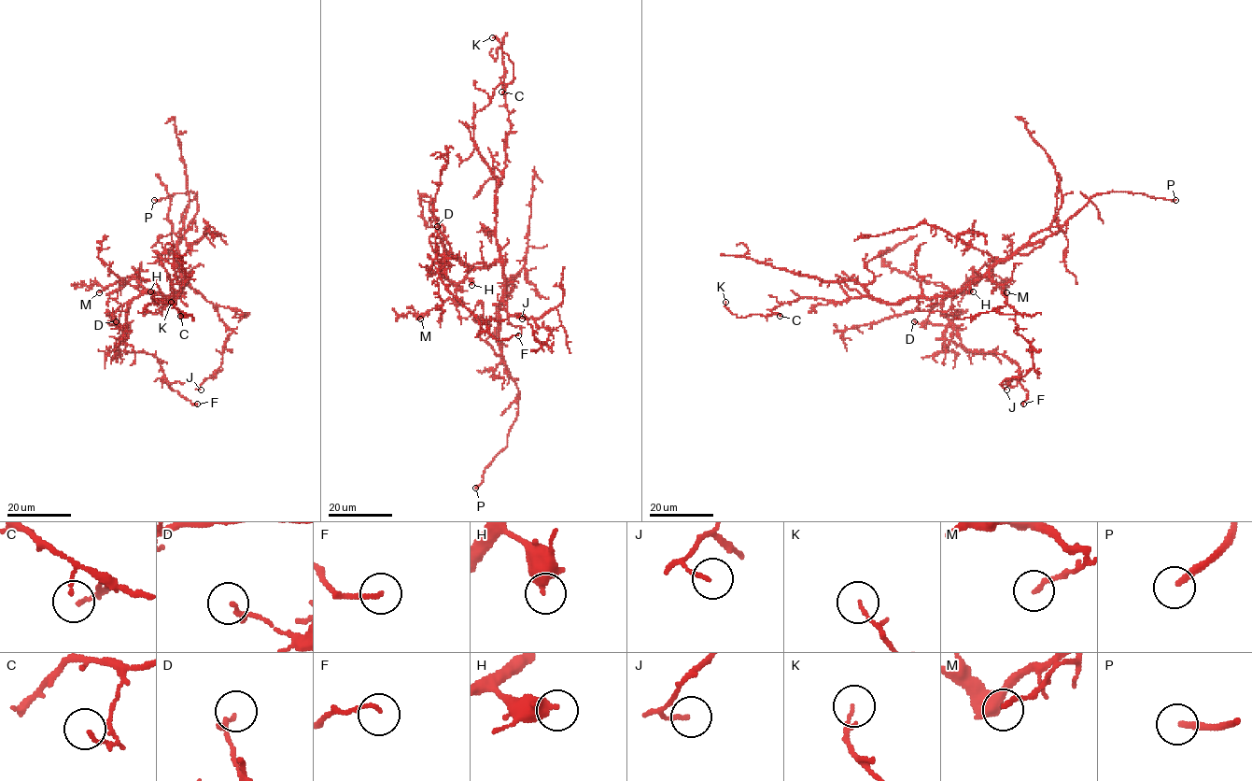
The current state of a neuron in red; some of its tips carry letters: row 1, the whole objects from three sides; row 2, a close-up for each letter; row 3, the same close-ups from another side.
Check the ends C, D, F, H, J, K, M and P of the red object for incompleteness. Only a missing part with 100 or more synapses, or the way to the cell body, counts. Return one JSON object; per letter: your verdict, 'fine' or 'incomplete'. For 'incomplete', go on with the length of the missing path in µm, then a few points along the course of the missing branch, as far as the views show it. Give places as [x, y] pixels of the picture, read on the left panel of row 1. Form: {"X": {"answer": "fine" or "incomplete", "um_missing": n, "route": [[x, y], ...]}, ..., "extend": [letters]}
{"C": {"answer": "fine"}, "D": {"answer": "fine"}, "F": {"answer": "fine"}, "H": {"answer": "fine"}, "J": {"answer": "fine"}, "K": {"answer": "fine"}, "M": {"answer": "fine"}, "P": {"answer": "incomplete", "um_missing": 35, "route": [[154, 200], [138, 196], [131, 190], [107, 193], [91, 191], [80, 201]]}, "extend": ["P"]}

